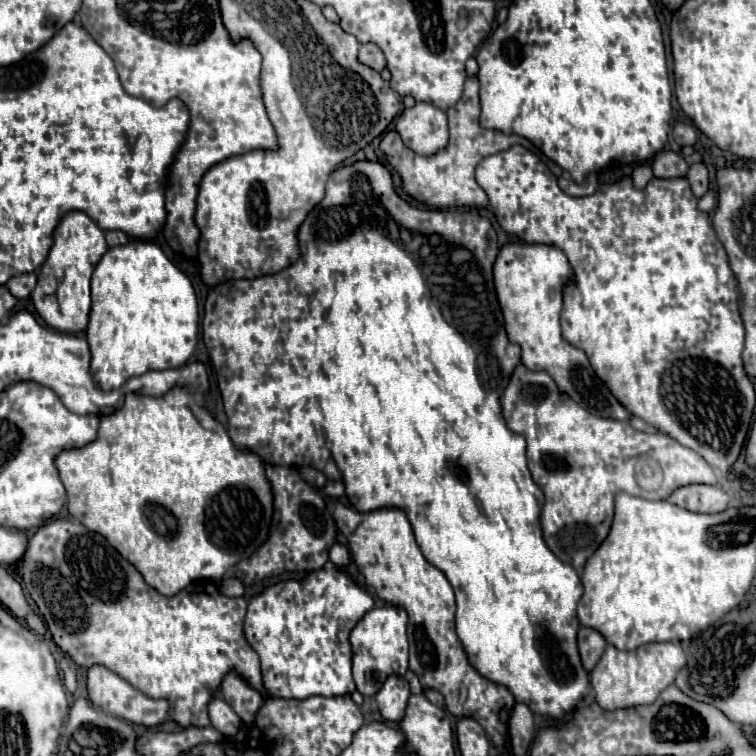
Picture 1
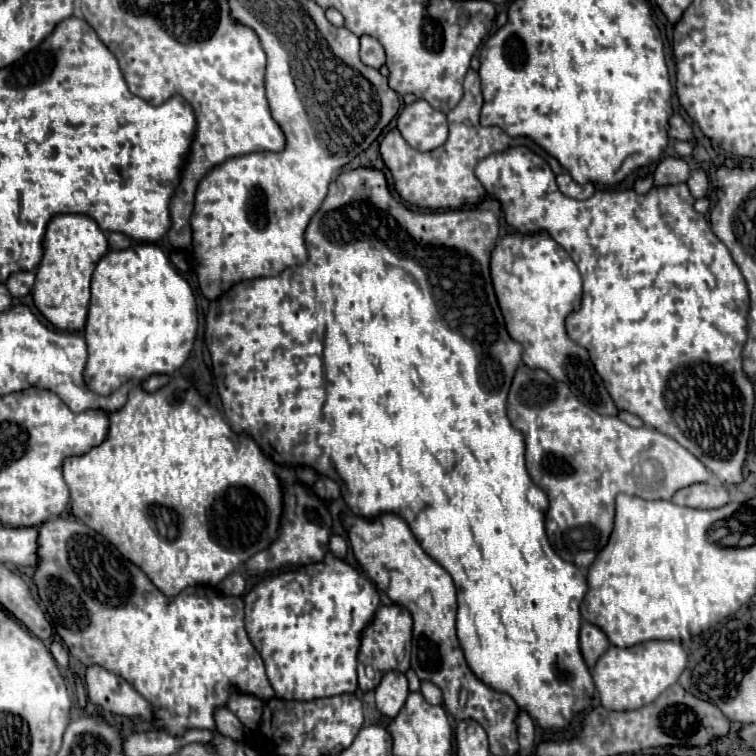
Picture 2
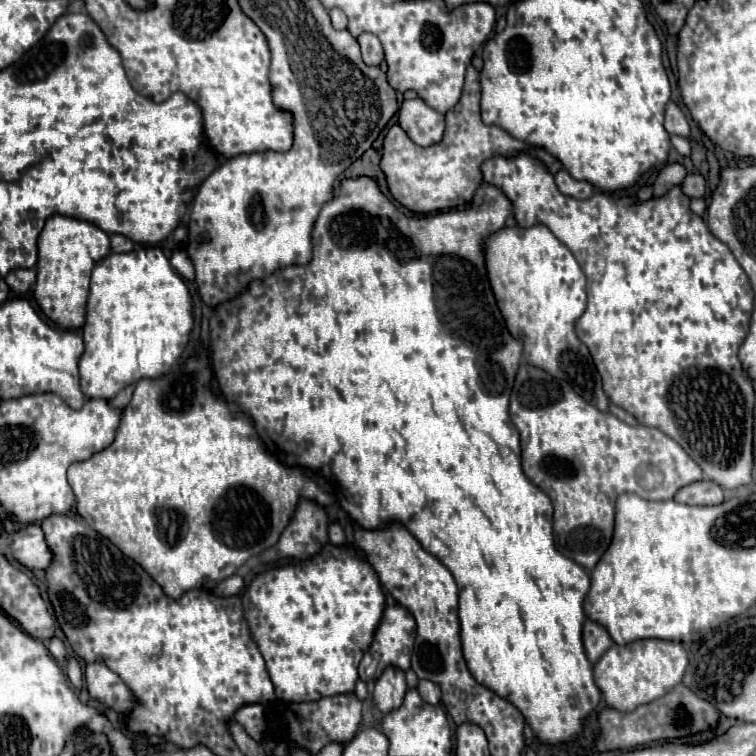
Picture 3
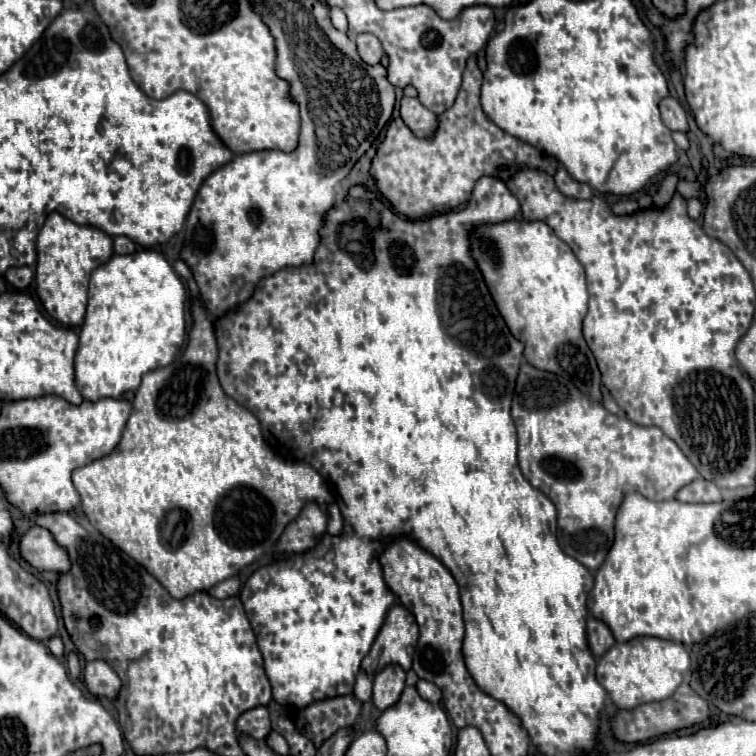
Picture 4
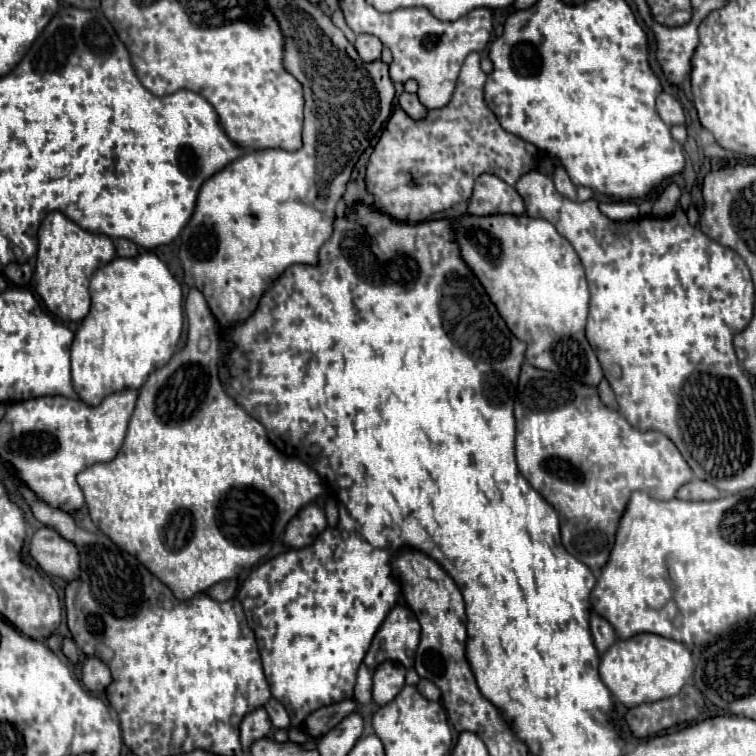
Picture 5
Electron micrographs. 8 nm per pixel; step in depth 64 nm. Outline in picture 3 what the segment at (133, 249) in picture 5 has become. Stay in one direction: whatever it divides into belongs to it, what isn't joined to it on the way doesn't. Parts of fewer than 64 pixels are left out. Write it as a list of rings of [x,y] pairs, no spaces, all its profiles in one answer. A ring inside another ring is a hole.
[[[112,234],[110,244],[112,244],[112,252],[130,252],[134,248],[134,242],[122,234]]]

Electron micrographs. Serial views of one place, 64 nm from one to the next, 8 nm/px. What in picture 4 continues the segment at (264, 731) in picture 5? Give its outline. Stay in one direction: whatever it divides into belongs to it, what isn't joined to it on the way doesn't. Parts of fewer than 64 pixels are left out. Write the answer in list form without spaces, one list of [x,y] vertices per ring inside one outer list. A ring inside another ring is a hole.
[[[256,706],[256,708],[248,710],[248,712],[244,712],[244,714],[238,718],[236,726],[238,726],[238,732],[244,732],[244,734],[248,734],[248,736],[252,736],[252,738],[262,740],[262,738],[266,738],[266,736],[270,734],[270,730],[272,730],[270,712],[268,712],[266,706]]]

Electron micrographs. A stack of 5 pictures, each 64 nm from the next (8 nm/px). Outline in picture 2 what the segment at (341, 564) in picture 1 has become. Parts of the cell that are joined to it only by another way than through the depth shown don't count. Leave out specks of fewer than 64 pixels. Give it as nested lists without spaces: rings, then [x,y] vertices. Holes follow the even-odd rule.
[[[332,536],[330,538],[330,552],[336,556],[336,558],[346,558],[346,540],[342,536]]]

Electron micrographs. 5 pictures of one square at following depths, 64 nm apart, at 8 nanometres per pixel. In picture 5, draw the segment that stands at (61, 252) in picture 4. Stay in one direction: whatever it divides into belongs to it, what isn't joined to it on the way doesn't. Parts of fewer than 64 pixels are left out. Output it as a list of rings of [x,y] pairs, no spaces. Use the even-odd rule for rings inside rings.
[[[50,212],[38,230],[38,258],[36,258],[36,292],[46,308],[64,322],[80,322],[90,310],[88,282],[92,272],[108,264],[116,256],[114,240],[104,234],[94,234],[80,228],[62,212]]]

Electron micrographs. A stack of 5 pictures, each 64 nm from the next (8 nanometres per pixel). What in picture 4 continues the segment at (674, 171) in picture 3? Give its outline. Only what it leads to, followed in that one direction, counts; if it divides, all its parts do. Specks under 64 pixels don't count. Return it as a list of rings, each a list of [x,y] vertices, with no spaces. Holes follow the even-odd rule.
[[[676,174],[664,176],[664,180],[662,180],[660,186],[658,186],[658,194],[654,194],[654,204],[656,204],[656,206],[668,204],[668,200],[672,198],[672,194],[674,194],[674,190],[676,190],[676,184],[678,184],[678,176],[676,176]]]

